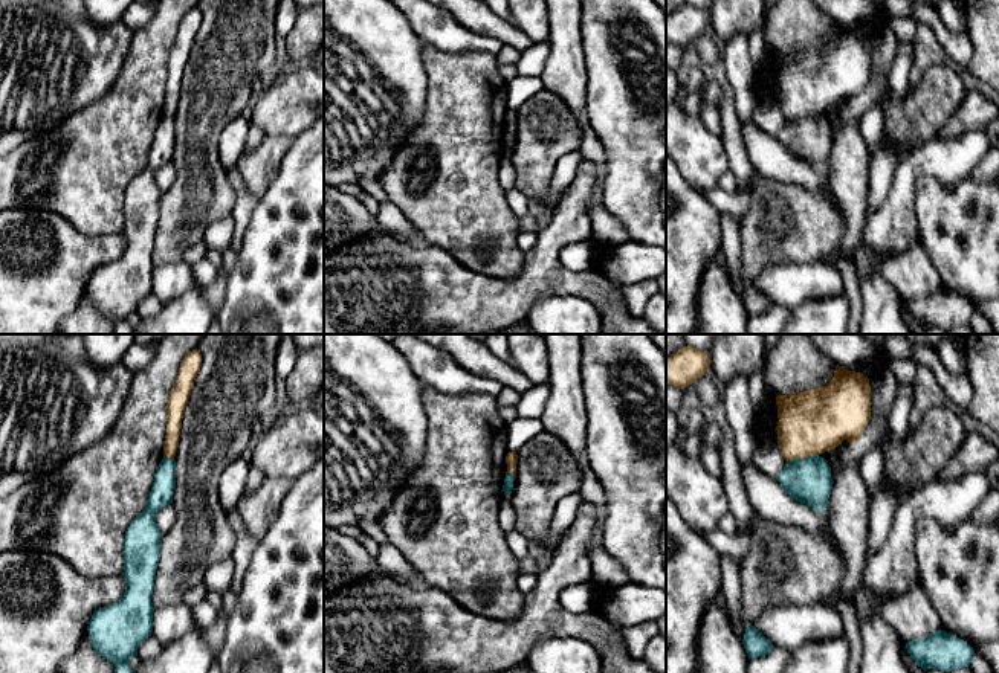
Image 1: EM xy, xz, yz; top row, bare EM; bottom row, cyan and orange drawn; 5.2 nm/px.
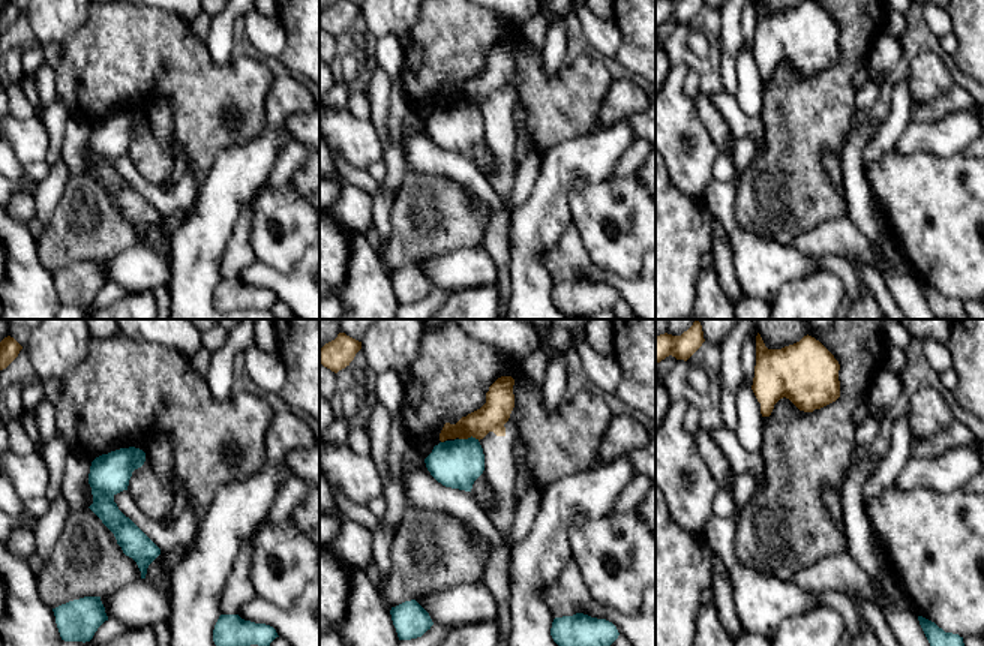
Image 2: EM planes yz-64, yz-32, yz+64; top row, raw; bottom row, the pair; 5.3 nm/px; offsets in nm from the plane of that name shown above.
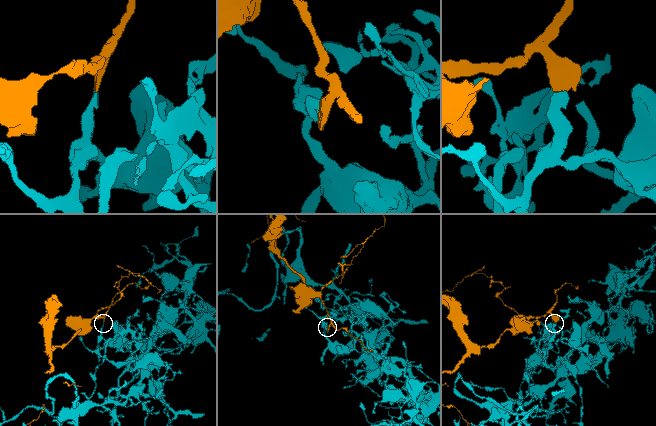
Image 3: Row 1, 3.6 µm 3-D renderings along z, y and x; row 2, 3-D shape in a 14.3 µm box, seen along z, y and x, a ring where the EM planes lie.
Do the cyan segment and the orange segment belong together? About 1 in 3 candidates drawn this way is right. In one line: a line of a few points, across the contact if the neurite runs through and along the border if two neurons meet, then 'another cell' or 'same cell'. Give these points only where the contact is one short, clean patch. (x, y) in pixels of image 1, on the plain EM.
yz (817, 113), (787, 119) | another cell

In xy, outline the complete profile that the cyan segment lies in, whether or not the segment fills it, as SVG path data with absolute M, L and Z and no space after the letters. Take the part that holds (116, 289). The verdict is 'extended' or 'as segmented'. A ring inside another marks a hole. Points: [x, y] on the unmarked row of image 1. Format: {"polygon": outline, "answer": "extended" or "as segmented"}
{"polygon": "M160 119L145 168L133 177L124 197L125 250L121 258L93 270L87 288L95 308L116 324L113 334L133 334L128 317L153 291L154 235L160 215L162 191L156 171L173 162L176 119Z", "answer": "as segmented"}

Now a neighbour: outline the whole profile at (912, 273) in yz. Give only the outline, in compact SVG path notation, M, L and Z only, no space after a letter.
M863 241L852 252L860 279L877 273L887 279L904 301L923 298L941 287L938 270L920 243L901 255L881 255Z

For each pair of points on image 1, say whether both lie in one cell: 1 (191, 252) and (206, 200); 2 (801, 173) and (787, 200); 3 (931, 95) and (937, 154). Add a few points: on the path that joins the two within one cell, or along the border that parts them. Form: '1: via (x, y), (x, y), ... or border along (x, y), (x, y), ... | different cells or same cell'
1: border along (202, 238), (194, 241), (181, 260) | different cells
2: border along (761, 179), (795, 182), (810, 189), (830, 189) | different cells
3: border along (941, 136), (927, 139), (908, 153) | different cells

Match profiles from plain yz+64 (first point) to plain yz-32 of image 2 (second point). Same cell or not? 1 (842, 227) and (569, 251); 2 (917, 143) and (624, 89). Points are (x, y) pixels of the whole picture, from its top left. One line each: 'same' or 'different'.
1: same
2: different

